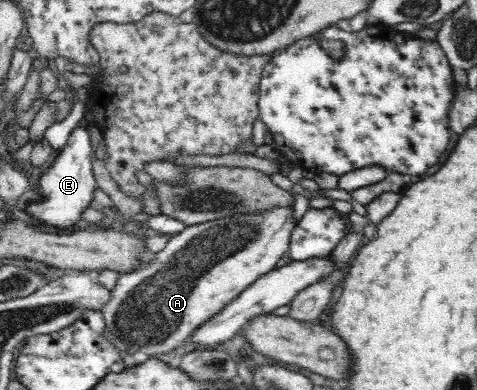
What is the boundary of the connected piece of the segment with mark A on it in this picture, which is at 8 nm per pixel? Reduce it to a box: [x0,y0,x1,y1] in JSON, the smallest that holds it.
[101,203,297,356]

